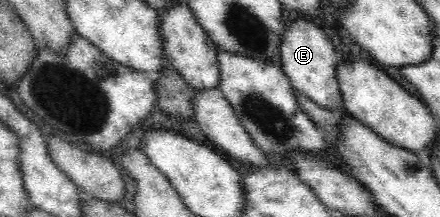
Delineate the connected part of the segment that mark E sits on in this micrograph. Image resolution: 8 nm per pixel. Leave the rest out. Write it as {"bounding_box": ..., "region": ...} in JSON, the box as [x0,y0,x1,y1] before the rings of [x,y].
{"bounding_box":[279,19,345,113],"region":[[[299,19],[284,27],[279,45],[279,66],[290,80],[295,91],[309,98],[317,106],[333,113],[345,112],[343,96],[336,81],[337,54],[331,40],[325,37],[321,28]]]}

